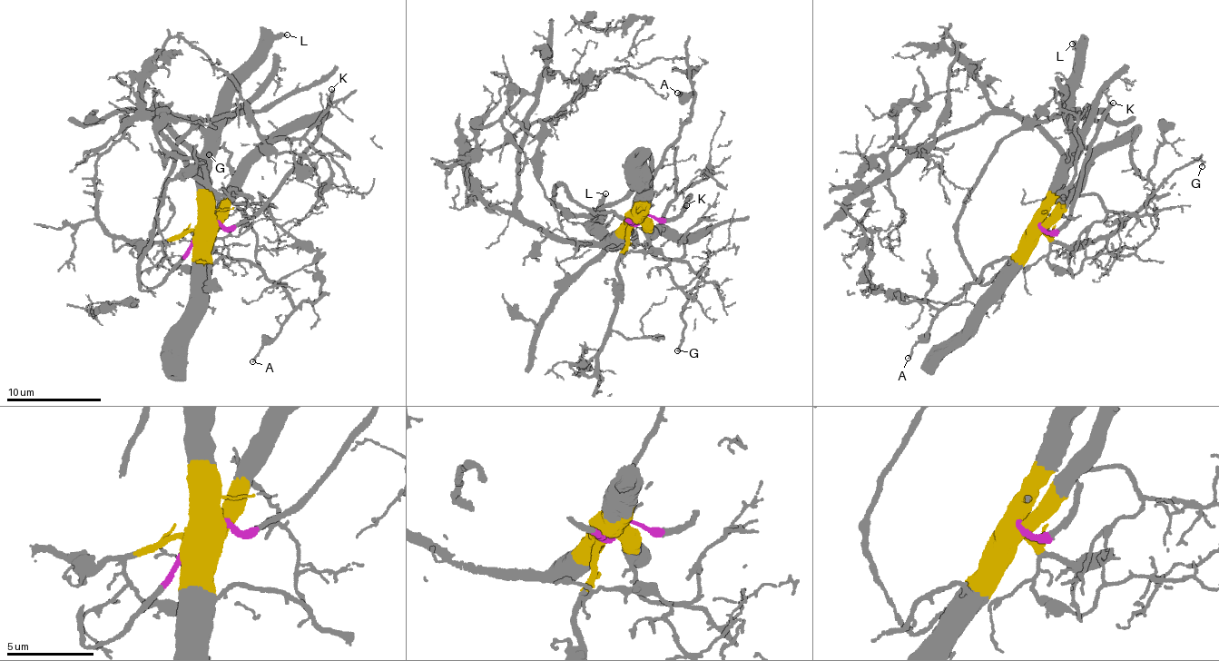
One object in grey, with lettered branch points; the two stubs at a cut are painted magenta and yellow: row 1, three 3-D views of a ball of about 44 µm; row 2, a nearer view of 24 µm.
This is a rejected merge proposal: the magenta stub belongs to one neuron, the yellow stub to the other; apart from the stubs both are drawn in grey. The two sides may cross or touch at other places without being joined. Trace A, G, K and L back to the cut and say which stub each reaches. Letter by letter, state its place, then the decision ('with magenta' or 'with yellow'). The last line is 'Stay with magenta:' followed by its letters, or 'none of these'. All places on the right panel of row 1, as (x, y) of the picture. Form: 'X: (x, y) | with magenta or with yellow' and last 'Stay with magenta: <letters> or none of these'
A: (908, 358) | with yellow
G: (1202, 166) | with yellow
K: (1113, 103) | with magenta
L: (1072, 44) | with yellow
Stay with magenta: K

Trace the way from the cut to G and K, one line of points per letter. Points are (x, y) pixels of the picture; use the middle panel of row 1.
G: (636, 221), (643, 222), (654, 256), (684, 261), (703, 281), (680, 312), (684, 326), (677, 350)
K: (636, 221), (646, 214), (676, 217), (688, 197), (686, 195), (686, 205)

